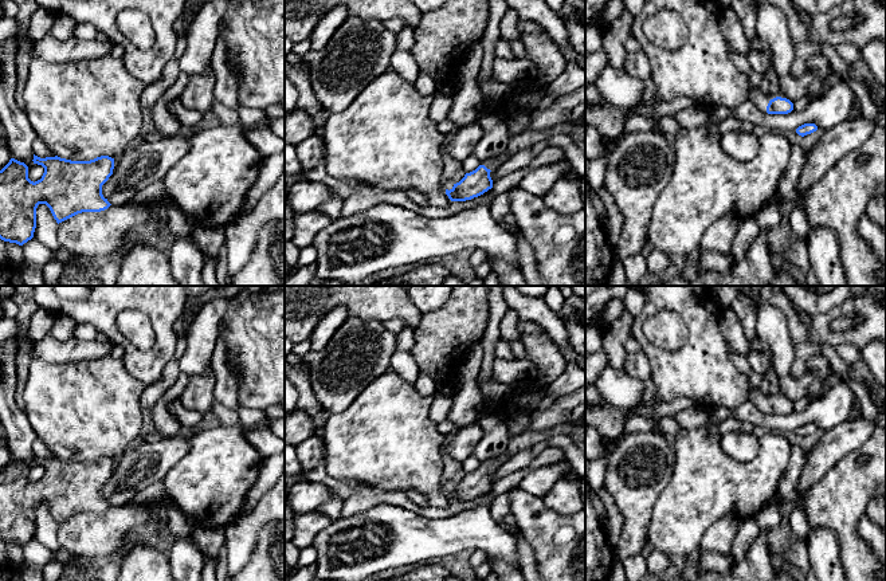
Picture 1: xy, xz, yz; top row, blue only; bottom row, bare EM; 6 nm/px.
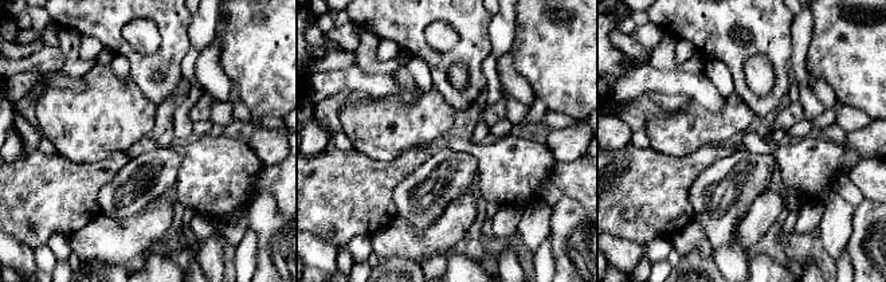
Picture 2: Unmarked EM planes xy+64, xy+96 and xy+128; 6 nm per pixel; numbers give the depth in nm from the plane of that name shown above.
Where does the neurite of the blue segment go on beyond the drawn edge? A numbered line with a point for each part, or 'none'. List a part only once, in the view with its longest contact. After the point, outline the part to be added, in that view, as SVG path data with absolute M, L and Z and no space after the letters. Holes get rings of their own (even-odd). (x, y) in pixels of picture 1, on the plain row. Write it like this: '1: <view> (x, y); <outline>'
1: yz (761, 400); M749 388L749 401L752 401L762 413L767 413L767 407L769 401L776 397L777 396L762 393L760 389Z

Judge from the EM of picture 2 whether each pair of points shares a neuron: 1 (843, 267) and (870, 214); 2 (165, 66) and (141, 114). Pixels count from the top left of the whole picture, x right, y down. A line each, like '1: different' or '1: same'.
1: different
2: different

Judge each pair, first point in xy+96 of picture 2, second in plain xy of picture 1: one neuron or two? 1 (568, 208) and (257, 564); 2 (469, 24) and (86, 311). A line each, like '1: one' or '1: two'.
1: one
2: one

